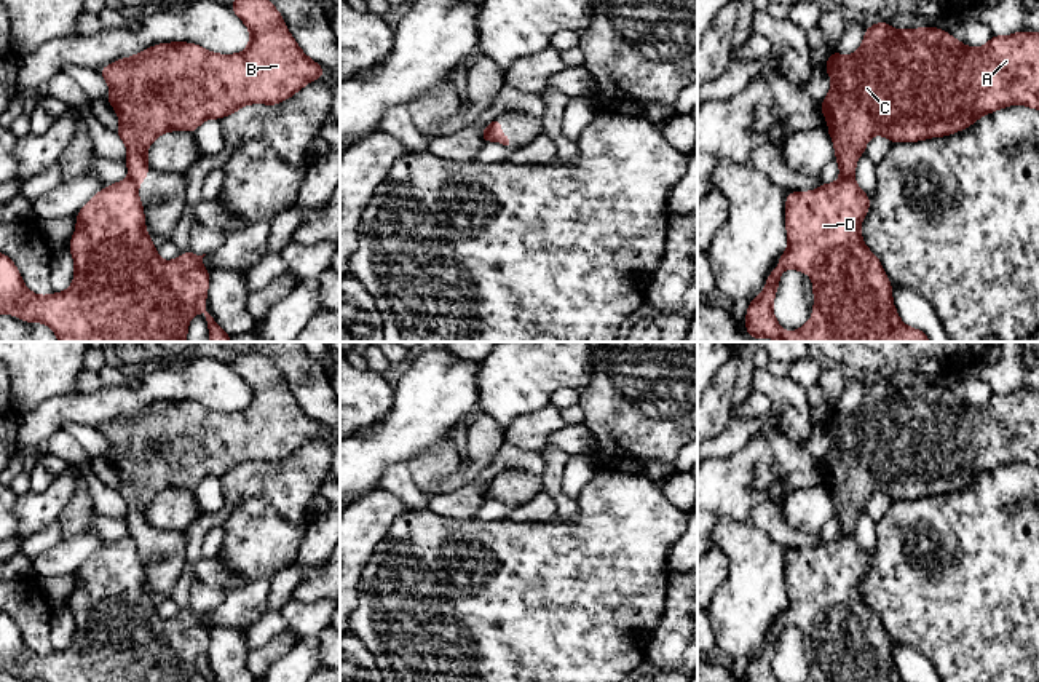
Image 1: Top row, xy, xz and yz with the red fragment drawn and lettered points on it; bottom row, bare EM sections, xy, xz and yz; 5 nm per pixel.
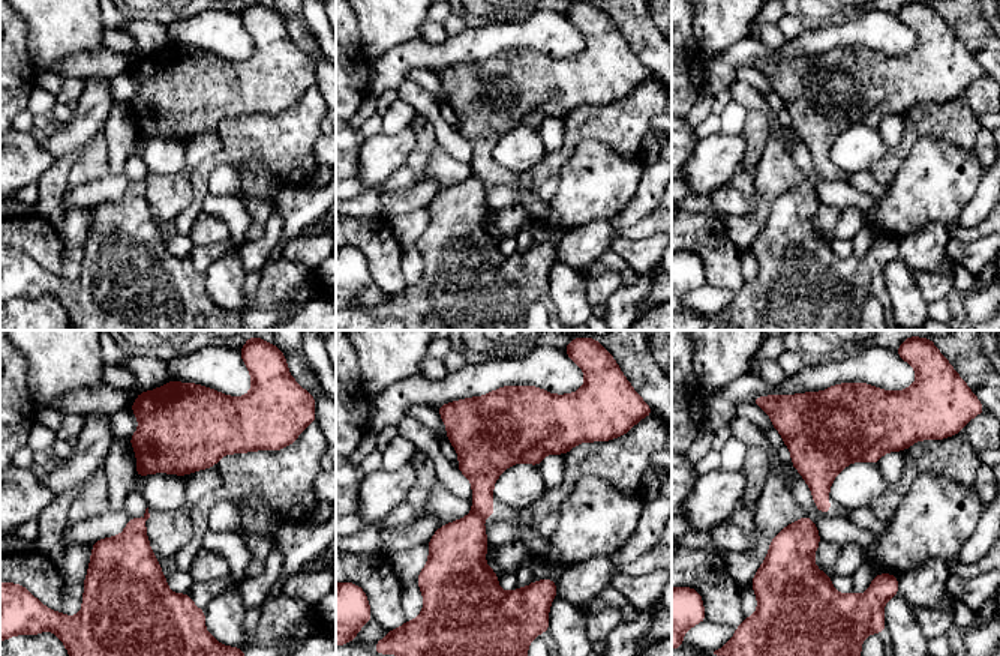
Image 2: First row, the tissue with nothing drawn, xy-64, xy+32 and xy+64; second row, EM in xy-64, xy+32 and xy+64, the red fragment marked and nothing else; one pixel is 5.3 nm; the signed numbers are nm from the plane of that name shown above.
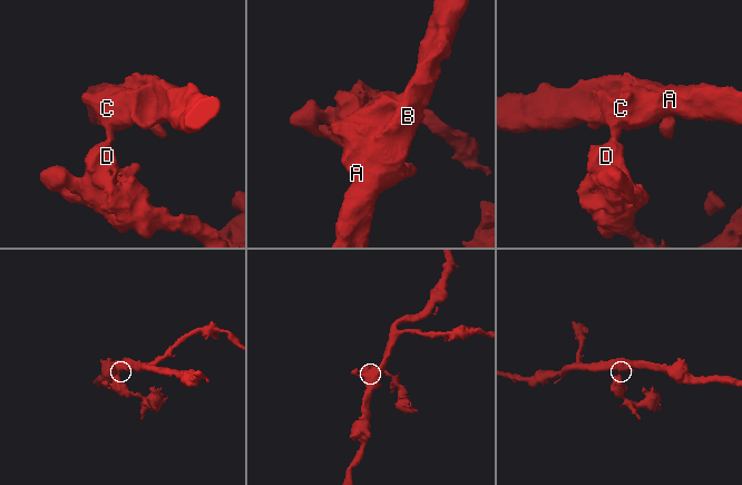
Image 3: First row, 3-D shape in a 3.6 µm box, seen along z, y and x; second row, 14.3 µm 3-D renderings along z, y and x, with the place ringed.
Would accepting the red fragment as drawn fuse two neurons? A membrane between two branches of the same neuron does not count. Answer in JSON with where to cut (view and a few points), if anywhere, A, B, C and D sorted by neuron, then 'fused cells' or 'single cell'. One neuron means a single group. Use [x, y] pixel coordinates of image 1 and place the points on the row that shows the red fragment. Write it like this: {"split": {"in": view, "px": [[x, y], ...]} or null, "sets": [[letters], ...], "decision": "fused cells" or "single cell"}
{"split": {"in": "yz", "px": [[853, 178], [840, 181]]}, "sets": [["A", "B", "C"], ["D"]], "decision": "fused cells"}

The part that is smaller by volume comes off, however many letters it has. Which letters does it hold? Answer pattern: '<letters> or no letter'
D

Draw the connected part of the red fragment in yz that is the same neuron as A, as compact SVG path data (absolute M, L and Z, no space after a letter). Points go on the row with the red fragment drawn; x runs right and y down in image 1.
M884 19L865 29L862 46L851 56L830 53L825 70L832 88L820 104L835 144L839 180L854 179L857 158L865 153L871 136L881 134L892 144L942 137L972 126L982 115L1023 104L1039 110L1039 34L1015 32L993 35L985 46L972 48L938 27L894 30Z

